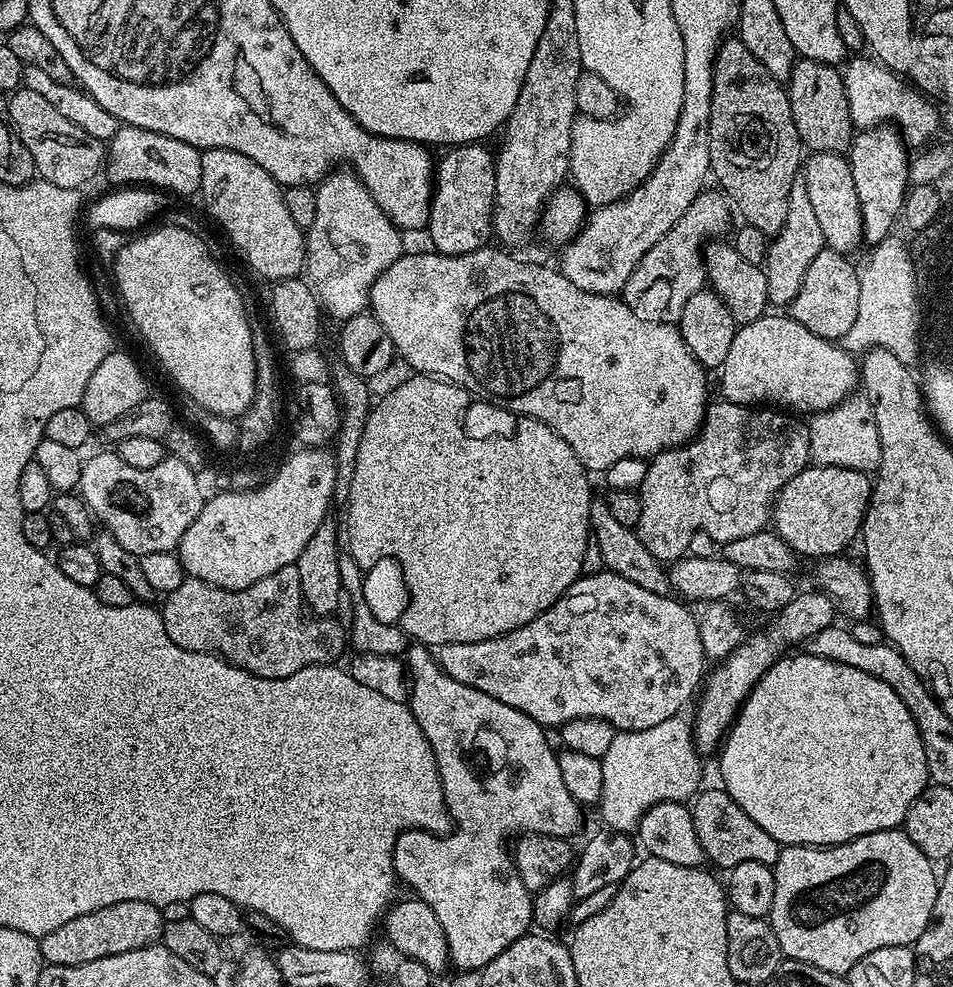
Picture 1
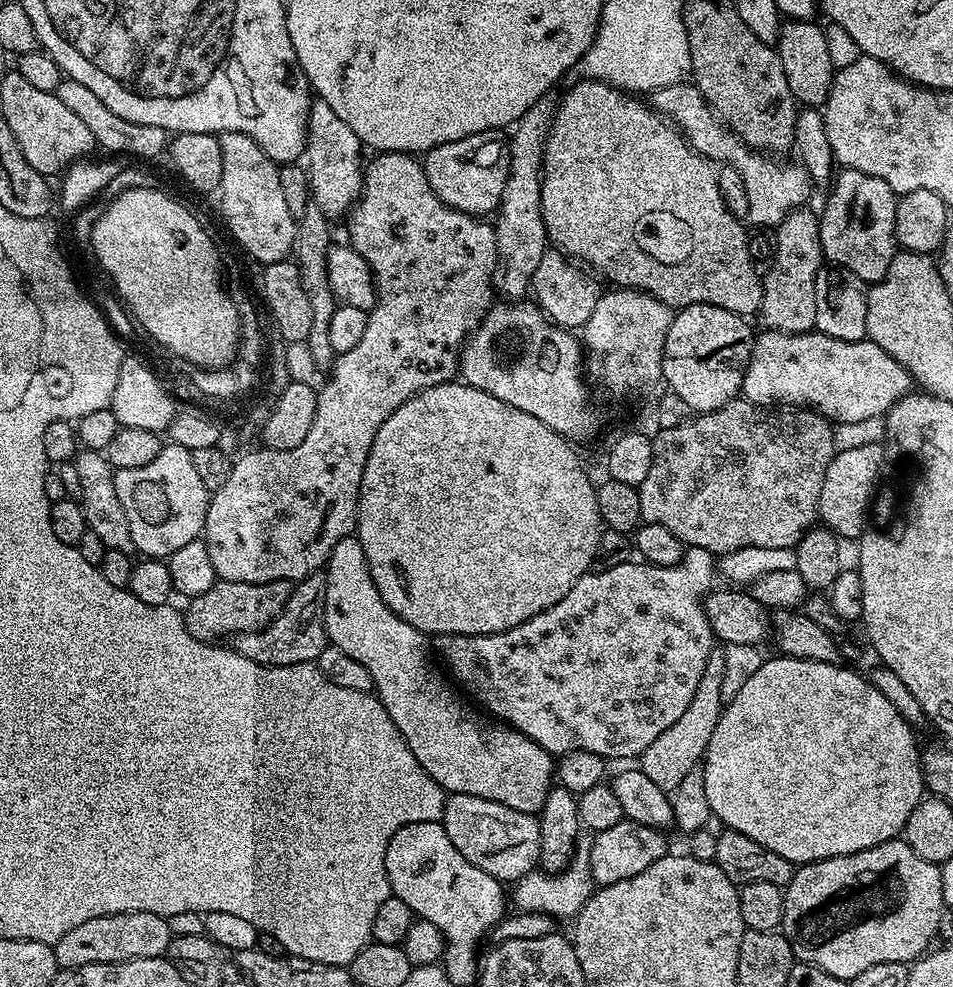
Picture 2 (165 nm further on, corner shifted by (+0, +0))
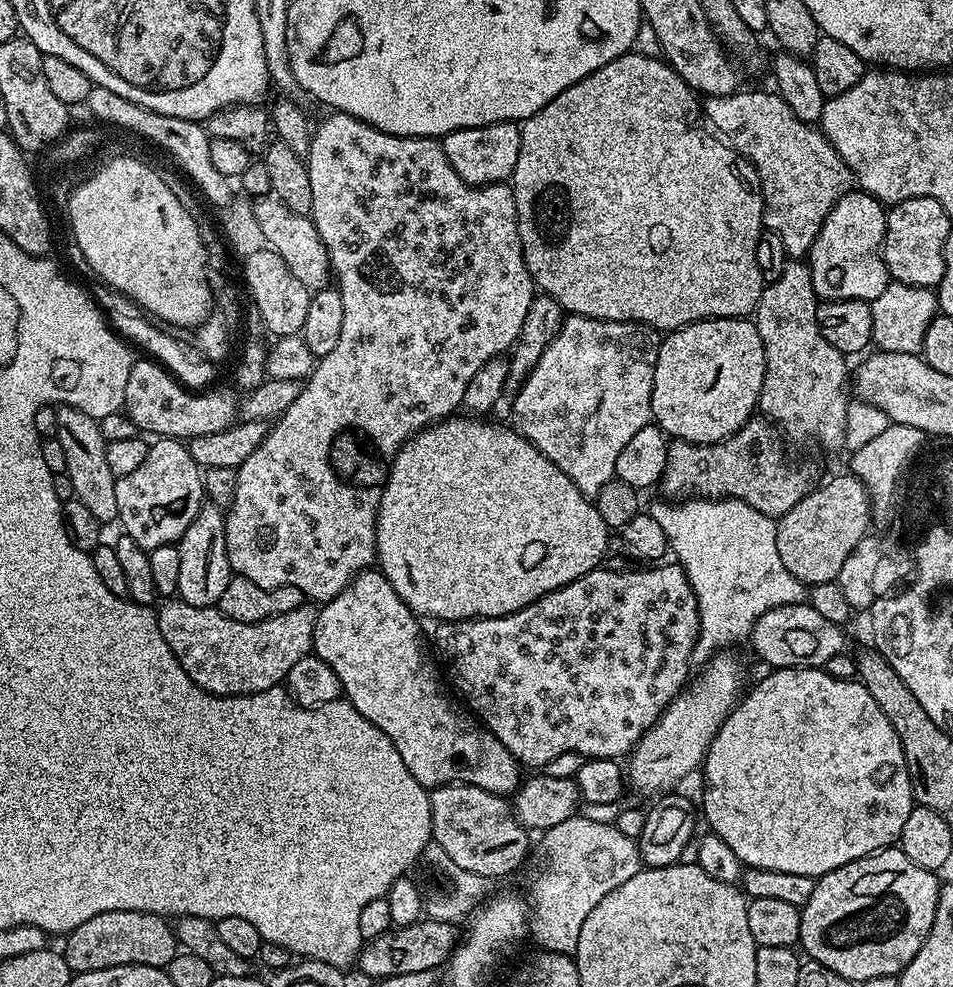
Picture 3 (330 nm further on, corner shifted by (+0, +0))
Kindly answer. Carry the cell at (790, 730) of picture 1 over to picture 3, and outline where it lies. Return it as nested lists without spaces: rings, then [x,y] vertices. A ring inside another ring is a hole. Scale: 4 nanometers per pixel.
[[[777,668],[767,673],[752,689],[749,687],[747,691],[741,695],[737,705],[728,713],[728,716],[722,722],[722,726],[718,730],[718,734],[714,738],[714,742],[710,742],[708,753],[704,756],[702,765],[702,773],[704,772],[704,808],[702,804],[702,816],[708,819],[710,827],[716,831],[716,836],[744,863],[748,868],[761,868],[762,870],[774,870],[782,874],[806,874],[813,878],[825,876],[830,870],[838,870],[838,866],[846,866],[846,862],[854,862],[863,856],[869,856],[872,852],[881,852],[883,848],[893,847],[899,841],[902,834],[902,826],[906,826],[906,818],[910,818],[914,807],[914,799],[912,795],[911,779],[908,777],[906,758],[903,756],[902,744],[899,741],[898,734],[894,732],[894,727],[890,726],[890,721],[882,712],[881,707],[874,698],[870,696],[870,692],[859,679],[840,680],[838,677],[831,676],[824,668]]]

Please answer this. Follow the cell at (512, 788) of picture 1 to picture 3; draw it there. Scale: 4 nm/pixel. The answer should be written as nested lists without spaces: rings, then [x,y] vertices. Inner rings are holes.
[[[365,570],[317,611],[312,652],[322,658],[334,674],[338,674],[343,695],[352,703],[354,710],[358,710],[366,722],[378,726],[378,730],[394,742],[394,750],[402,754],[406,770],[418,778],[423,788],[433,790],[447,784],[469,784],[493,792],[496,796],[511,797],[522,783],[520,761],[446,687],[441,669],[439,672],[432,661],[433,653],[430,648],[428,653],[424,645],[419,623],[421,621],[416,613],[410,611],[398,594],[394,594],[394,586],[390,586],[380,571]]]

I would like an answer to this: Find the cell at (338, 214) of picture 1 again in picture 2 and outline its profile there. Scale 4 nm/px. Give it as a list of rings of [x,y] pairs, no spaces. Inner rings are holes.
[[[319,98],[313,99],[311,110],[308,111],[304,165],[305,171],[308,173],[308,185],[311,199],[316,201],[327,217],[347,217],[352,211],[353,204],[360,199],[363,191],[364,169],[364,157],[362,158],[362,151],[364,150],[360,143],[360,139],[354,134],[354,130],[352,130],[350,126],[347,126],[346,122],[344,122],[342,118],[327,105],[325,100]]]

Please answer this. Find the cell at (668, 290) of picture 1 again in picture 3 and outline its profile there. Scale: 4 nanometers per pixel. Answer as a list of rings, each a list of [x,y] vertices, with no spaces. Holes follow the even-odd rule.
[[[565,315],[557,336],[545,347],[545,352],[538,358],[538,362],[533,366],[529,376],[525,378],[517,396],[510,400],[513,420],[511,423],[516,431],[526,437],[539,452],[546,454],[546,458],[550,458],[562,470],[562,474],[566,474],[566,478],[570,478],[570,482],[574,482],[574,486],[578,486],[578,490],[582,490],[582,494],[586,497],[595,498],[598,490],[602,490],[602,486],[606,482],[614,479],[618,466],[618,454],[622,454],[626,442],[630,442],[630,438],[634,438],[634,434],[638,434],[638,430],[642,430],[642,426],[653,423],[652,387],[654,386],[654,366],[658,362],[660,341],[661,337],[658,335],[657,329],[648,324],[634,324],[619,320],[595,320],[585,316]]]

